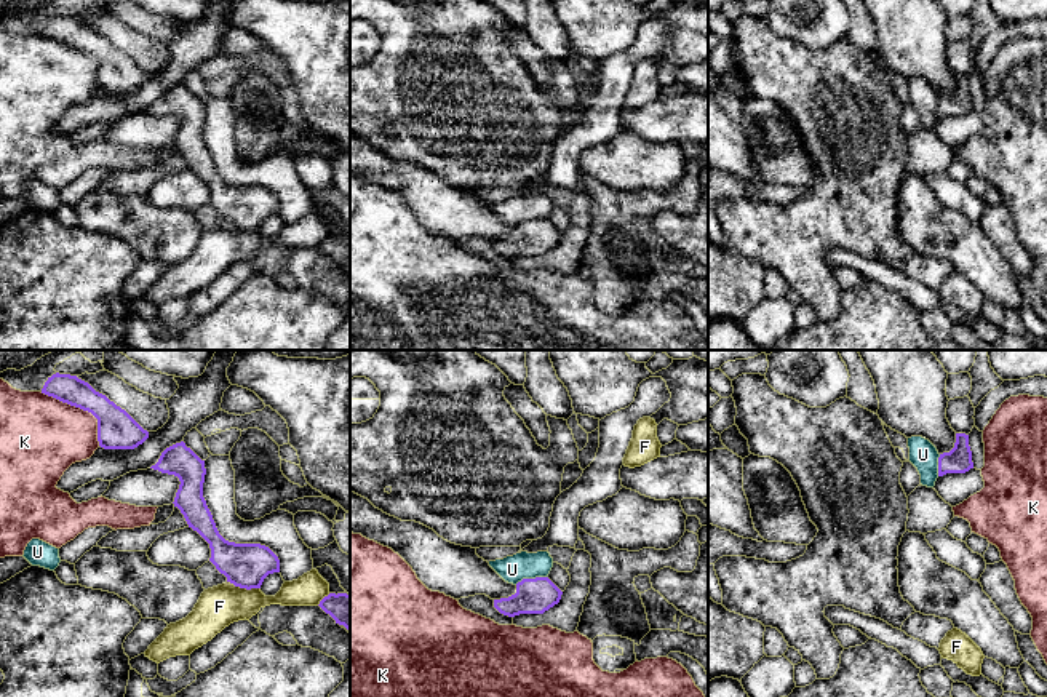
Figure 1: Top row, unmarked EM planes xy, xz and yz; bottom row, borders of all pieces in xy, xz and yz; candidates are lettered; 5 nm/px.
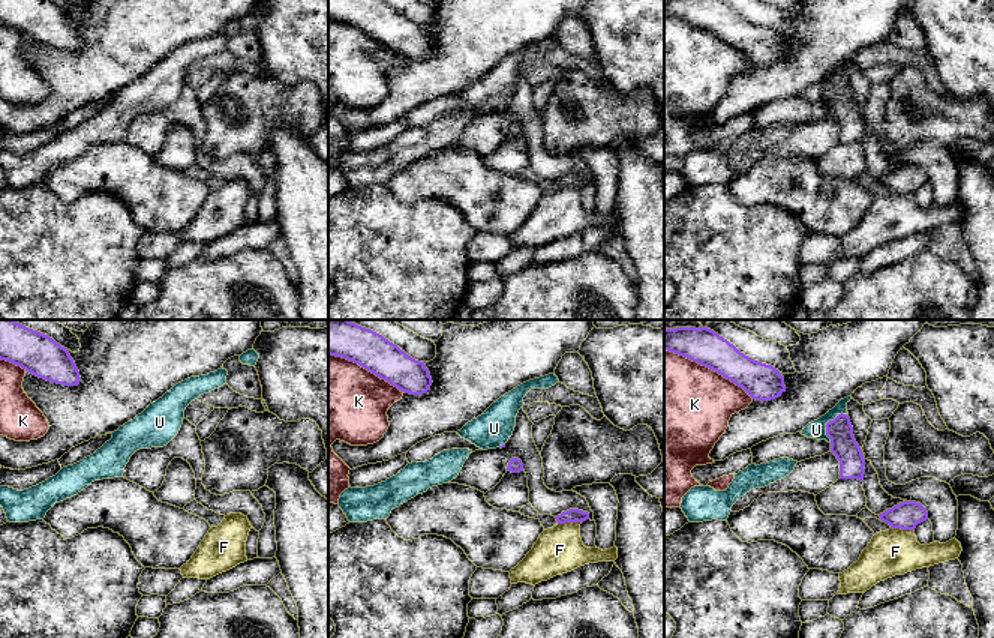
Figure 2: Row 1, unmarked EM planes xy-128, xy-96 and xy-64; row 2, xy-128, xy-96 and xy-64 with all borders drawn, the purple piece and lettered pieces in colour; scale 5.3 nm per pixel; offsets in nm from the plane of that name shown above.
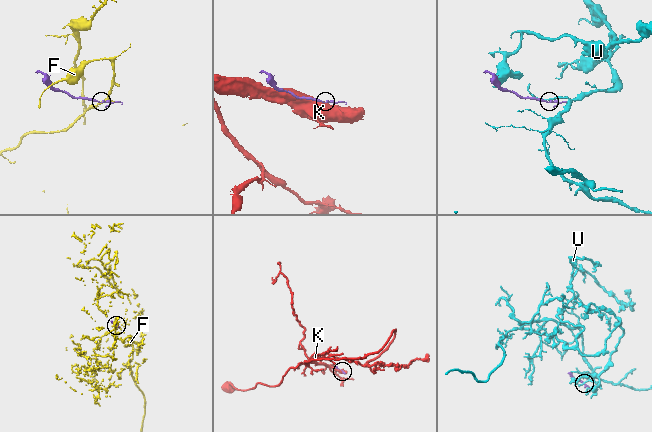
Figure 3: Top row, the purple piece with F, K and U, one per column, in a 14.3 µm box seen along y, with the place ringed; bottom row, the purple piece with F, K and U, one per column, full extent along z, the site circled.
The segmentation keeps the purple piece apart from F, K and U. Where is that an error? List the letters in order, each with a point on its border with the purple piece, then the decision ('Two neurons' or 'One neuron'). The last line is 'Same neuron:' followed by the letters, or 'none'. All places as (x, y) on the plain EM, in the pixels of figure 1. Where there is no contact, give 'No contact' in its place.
F: Touches purple at xy (243, 229). Two neurons
K: Touches purple at xy (82, 50). Two neurons
U: Touches purple at xz (531, 221). Two neurons
Same neuron: none

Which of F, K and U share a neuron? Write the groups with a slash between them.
F / K / U

